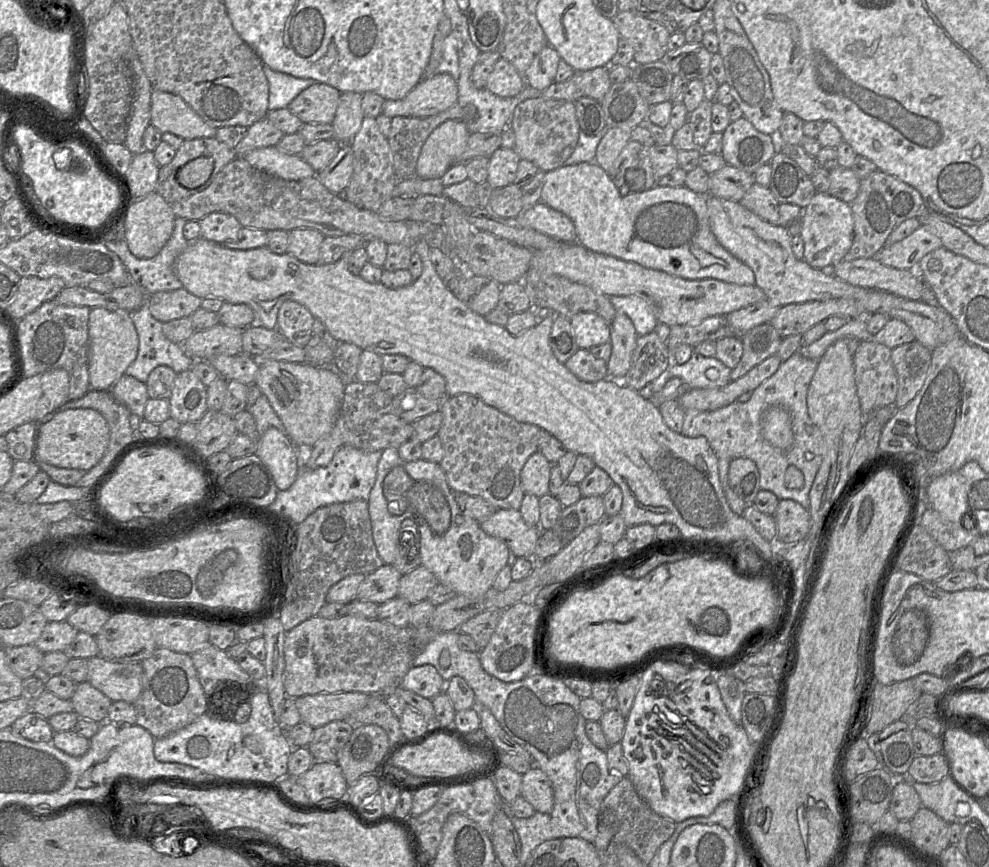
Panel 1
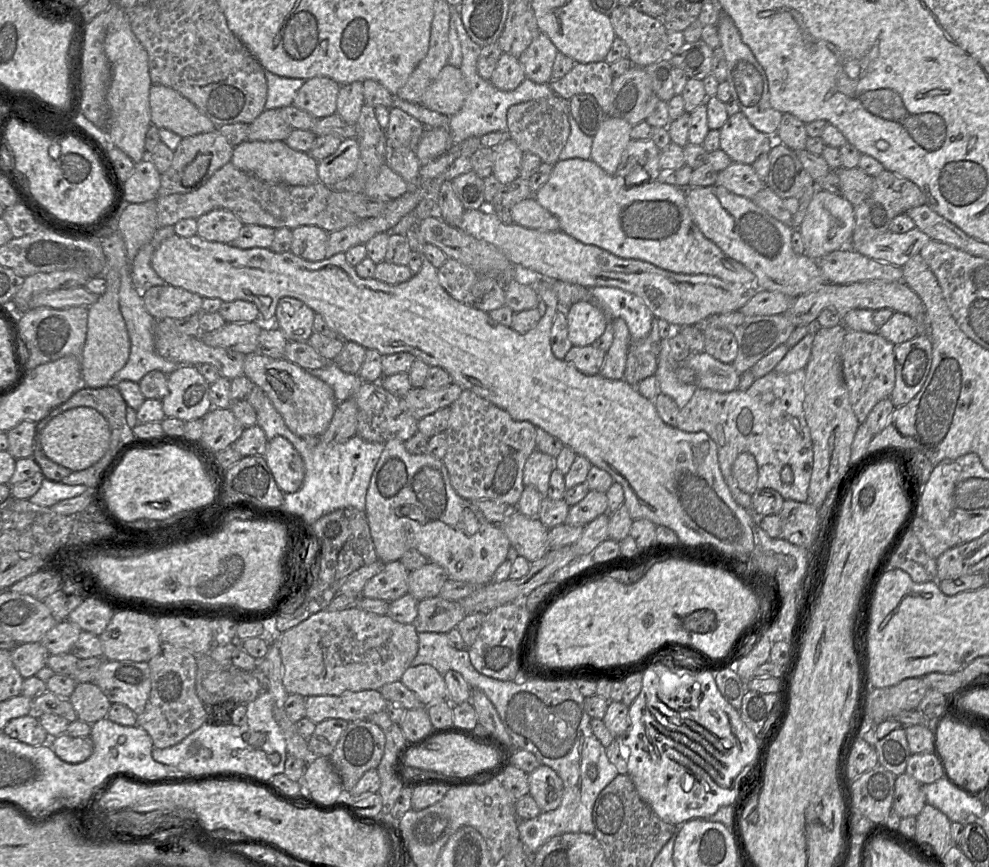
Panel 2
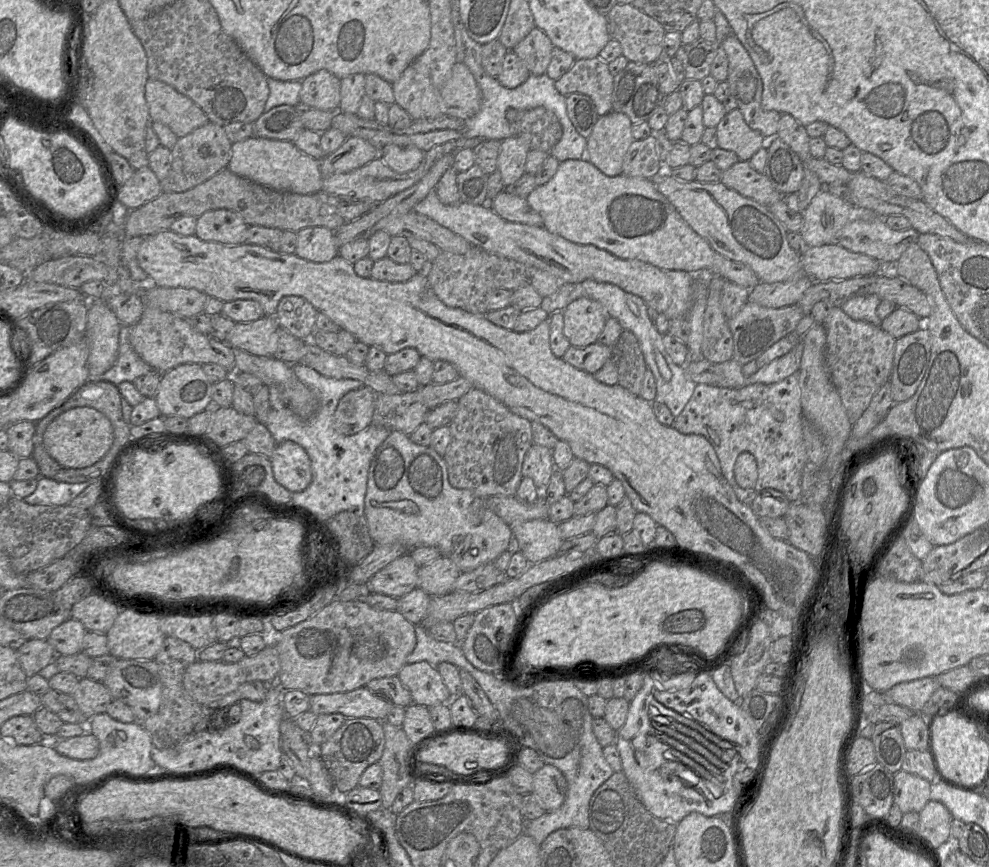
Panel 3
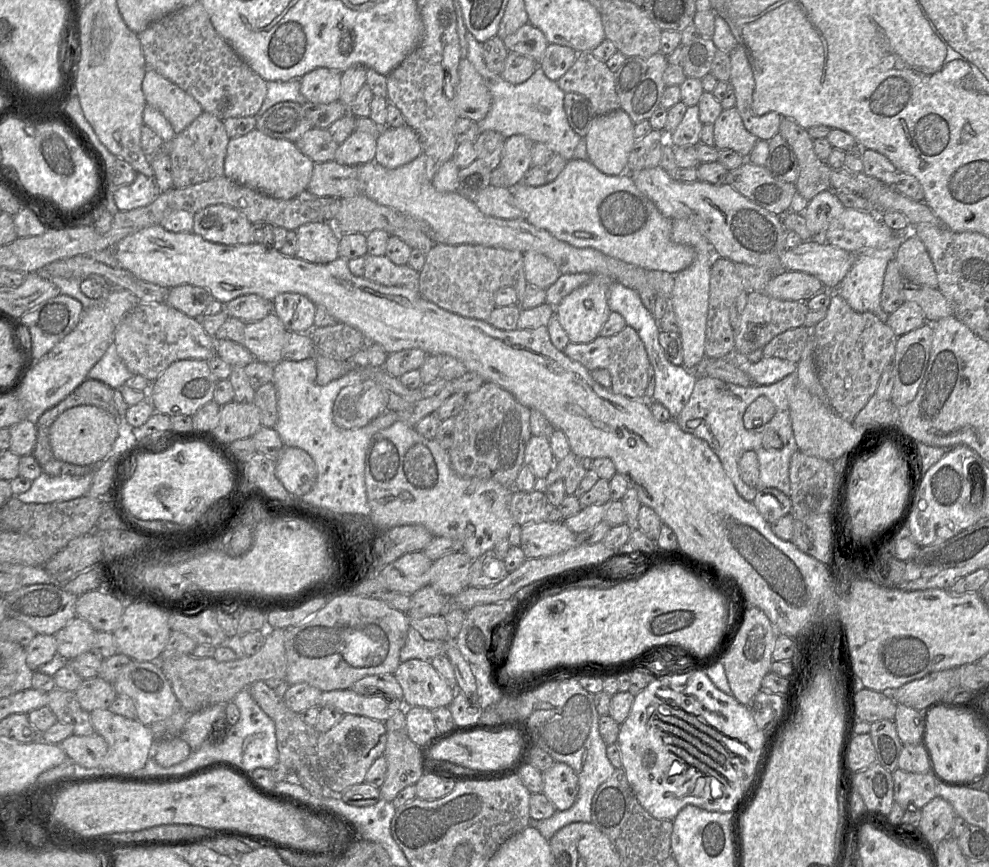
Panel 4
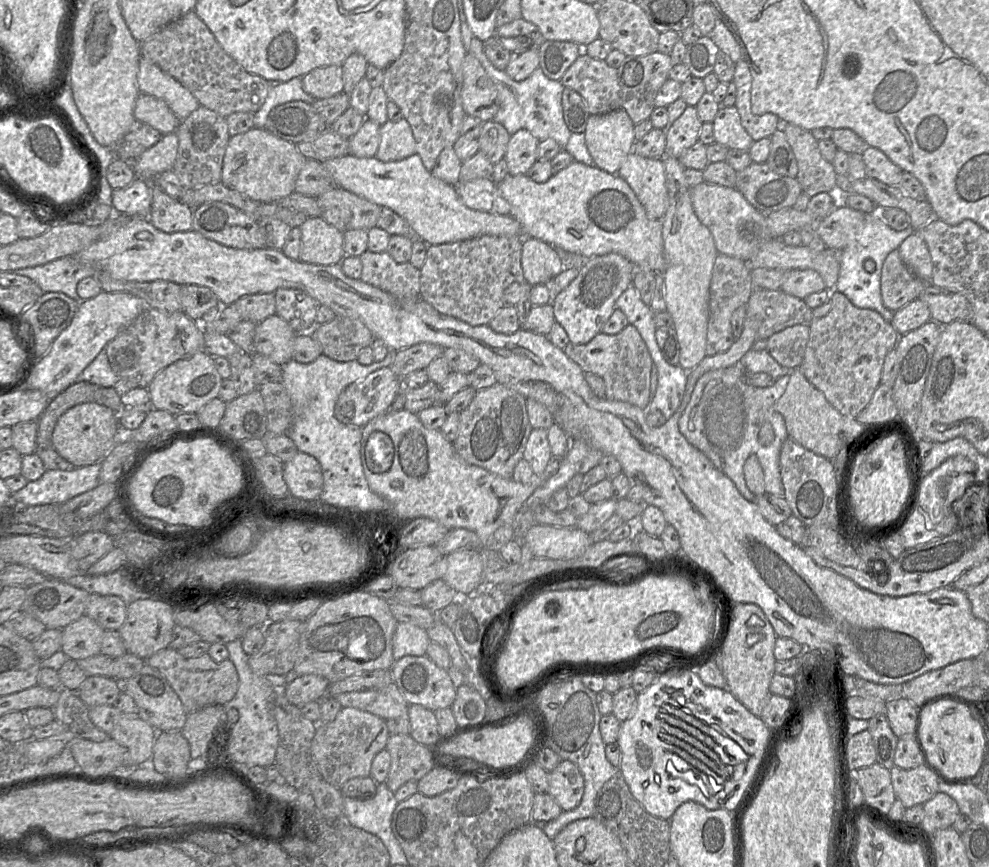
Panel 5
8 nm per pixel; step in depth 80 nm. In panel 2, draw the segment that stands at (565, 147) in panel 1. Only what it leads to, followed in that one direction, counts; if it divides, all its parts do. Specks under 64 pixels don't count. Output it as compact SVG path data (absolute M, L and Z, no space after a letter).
M557 95L513 105L507 110L509 136L524 153L533 153L542 163L554 166L570 134L569 114L569 100Z

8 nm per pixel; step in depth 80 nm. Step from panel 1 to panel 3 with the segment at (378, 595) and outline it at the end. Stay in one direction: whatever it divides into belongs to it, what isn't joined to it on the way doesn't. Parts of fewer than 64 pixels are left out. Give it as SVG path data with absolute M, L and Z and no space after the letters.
M409 553L377 572L367 583L371 593L401 598L418 587L419 567Z

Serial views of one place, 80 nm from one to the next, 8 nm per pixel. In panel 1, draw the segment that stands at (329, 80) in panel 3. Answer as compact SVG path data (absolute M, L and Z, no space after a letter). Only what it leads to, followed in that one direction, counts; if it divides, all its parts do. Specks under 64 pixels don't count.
M316 82L299 93L287 108L303 124L331 124L340 95L334 87Z

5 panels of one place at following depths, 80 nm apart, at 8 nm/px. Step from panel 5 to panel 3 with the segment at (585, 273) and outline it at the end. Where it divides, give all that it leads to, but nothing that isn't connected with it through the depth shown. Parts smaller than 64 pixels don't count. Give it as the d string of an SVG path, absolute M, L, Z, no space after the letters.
M580 297L563 310L564 335L573 346L593 344L601 334L608 317L601 303Z

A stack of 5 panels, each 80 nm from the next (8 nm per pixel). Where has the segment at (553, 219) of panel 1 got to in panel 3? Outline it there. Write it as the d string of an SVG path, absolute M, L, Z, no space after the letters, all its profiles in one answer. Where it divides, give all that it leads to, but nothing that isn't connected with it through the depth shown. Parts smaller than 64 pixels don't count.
M501 191L487 203L501 218L510 222L542 226L543 220L539 213L527 203L526 198Z

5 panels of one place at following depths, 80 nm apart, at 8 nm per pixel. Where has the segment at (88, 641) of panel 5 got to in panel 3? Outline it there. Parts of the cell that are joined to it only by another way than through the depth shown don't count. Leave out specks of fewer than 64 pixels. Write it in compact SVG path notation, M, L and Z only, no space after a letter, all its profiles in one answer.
M68 618L52 630L48 642L57 655L73 655L82 650L82 641L87 632L85 626L77 619Z

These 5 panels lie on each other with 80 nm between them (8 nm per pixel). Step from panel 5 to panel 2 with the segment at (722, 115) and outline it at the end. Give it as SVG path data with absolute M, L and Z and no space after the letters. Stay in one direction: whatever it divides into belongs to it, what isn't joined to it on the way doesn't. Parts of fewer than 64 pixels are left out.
M741 111L729 116L719 131L720 149L737 163L752 165L776 141L773 136L755 129Z

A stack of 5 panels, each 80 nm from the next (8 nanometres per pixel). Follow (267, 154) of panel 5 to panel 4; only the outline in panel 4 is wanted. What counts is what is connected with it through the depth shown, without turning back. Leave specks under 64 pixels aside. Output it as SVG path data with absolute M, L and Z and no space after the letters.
M255 128L244 136L229 140L224 176L271 197L288 200L306 192L314 164L294 142L272 138Z

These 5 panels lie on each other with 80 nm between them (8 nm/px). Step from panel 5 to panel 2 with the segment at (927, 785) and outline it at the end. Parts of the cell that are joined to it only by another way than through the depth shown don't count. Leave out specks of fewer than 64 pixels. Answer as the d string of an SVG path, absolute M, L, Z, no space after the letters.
M903 773L896 776L892 809L901 817L916 817L926 804L924 785Z

